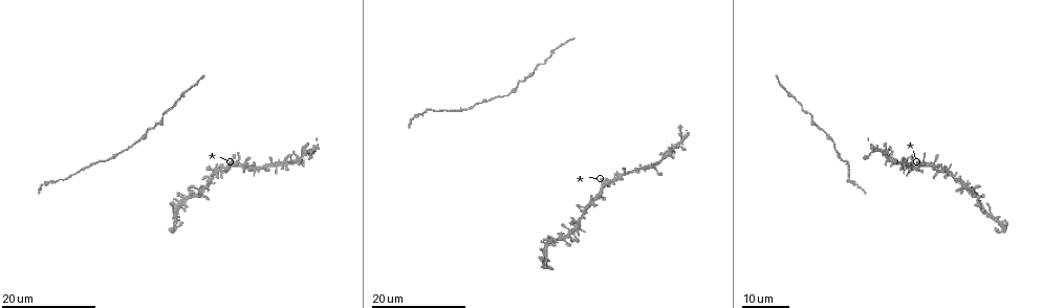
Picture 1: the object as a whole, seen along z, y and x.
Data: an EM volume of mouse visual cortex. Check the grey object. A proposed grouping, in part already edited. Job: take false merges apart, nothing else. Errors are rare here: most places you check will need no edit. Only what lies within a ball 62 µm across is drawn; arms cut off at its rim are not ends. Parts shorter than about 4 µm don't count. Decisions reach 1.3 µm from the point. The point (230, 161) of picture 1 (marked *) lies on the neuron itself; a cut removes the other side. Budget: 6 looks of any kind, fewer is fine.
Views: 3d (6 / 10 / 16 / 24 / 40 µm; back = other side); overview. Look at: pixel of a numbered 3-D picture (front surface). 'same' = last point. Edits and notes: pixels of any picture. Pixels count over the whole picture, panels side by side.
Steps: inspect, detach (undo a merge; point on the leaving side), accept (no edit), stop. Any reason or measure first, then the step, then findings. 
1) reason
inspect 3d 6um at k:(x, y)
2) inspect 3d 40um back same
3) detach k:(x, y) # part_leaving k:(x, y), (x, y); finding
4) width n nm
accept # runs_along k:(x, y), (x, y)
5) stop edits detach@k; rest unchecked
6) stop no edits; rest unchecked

thick turns thin
inspect 3d 16um at 1:(533, 73)

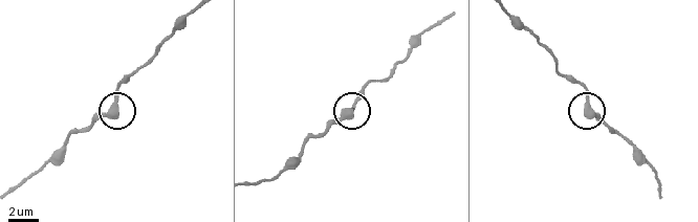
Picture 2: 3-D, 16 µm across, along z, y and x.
inspect 3d 6um at 2:(114, 104)

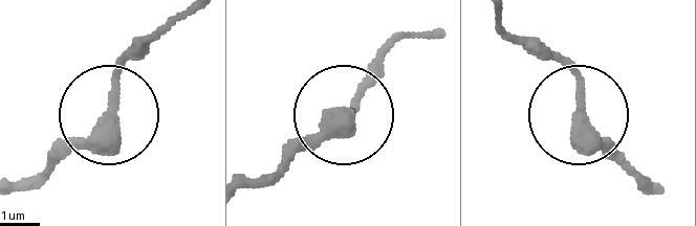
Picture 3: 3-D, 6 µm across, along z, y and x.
accept # all the same neuron

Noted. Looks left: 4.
calibre changes
inspect 3d 16um at 1:(838, 156)

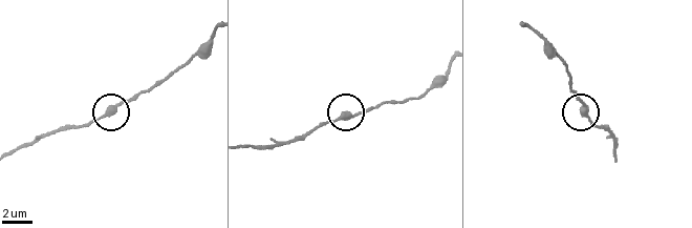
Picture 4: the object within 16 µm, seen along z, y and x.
closer look
inspect 3d 6um at 4:(585, 115)

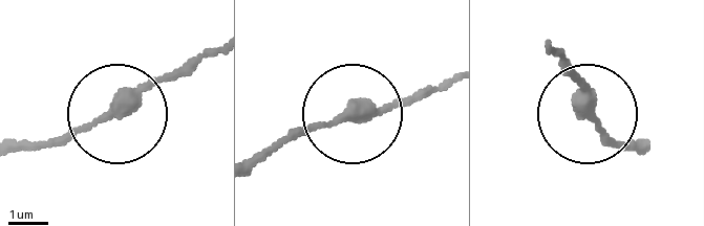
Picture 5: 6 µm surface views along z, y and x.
inspect 3d 6um back at 5:(586, 111)

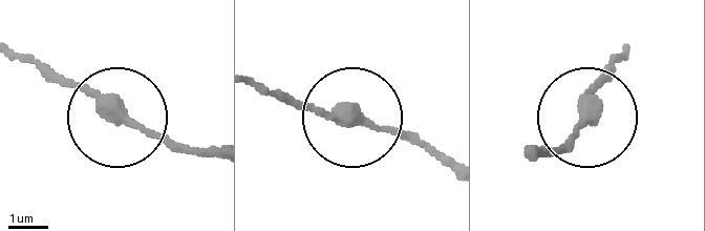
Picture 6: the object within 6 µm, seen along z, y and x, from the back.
width 300 nm
accept # one neuron here

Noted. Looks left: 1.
stop no edits; rest unchecked

